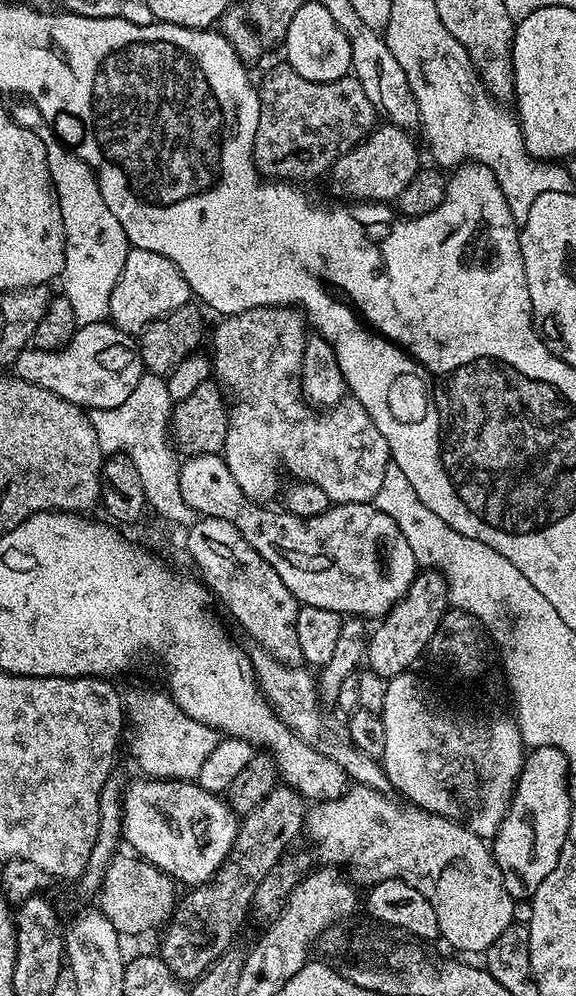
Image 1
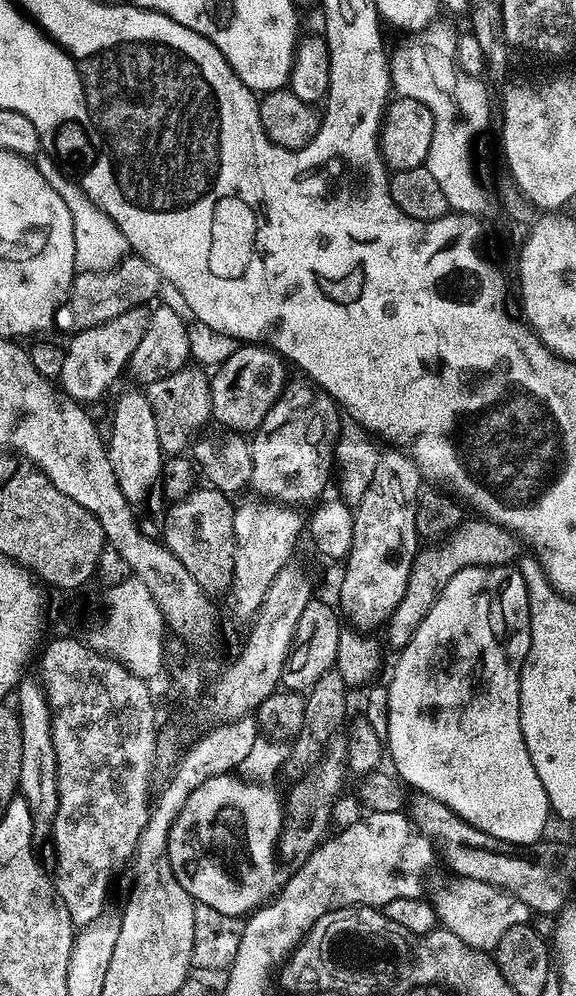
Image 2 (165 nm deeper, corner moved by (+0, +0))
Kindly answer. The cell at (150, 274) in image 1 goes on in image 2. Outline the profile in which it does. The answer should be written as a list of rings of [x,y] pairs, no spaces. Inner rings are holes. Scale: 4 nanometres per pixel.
[[[143,307],[118,314],[113,320],[75,333],[64,348],[65,362],[58,377],[59,387],[67,396],[81,402],[96,400],[127,369],[129,360],[146,334],[150,316]]]

